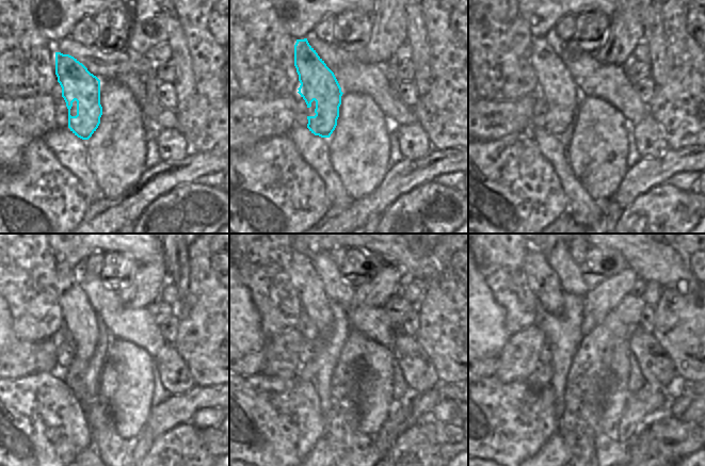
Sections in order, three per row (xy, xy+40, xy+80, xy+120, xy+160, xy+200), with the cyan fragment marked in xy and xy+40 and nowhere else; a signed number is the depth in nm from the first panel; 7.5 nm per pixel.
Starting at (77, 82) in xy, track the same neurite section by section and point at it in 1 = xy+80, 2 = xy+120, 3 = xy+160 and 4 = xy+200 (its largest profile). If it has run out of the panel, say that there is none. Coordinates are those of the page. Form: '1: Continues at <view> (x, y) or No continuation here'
1: Continues at xy+80 (555, 82)
2: Continues at xy+120 (80, 320)
3: Continues at xy+160 (304, 278)
4: Continues at xy+200 (543, 280).

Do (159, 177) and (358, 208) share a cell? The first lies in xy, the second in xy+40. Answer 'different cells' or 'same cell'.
same cell

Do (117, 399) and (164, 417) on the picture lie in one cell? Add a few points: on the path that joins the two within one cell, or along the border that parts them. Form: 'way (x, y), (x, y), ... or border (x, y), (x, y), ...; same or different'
border (153, 405), (144, 427); different

